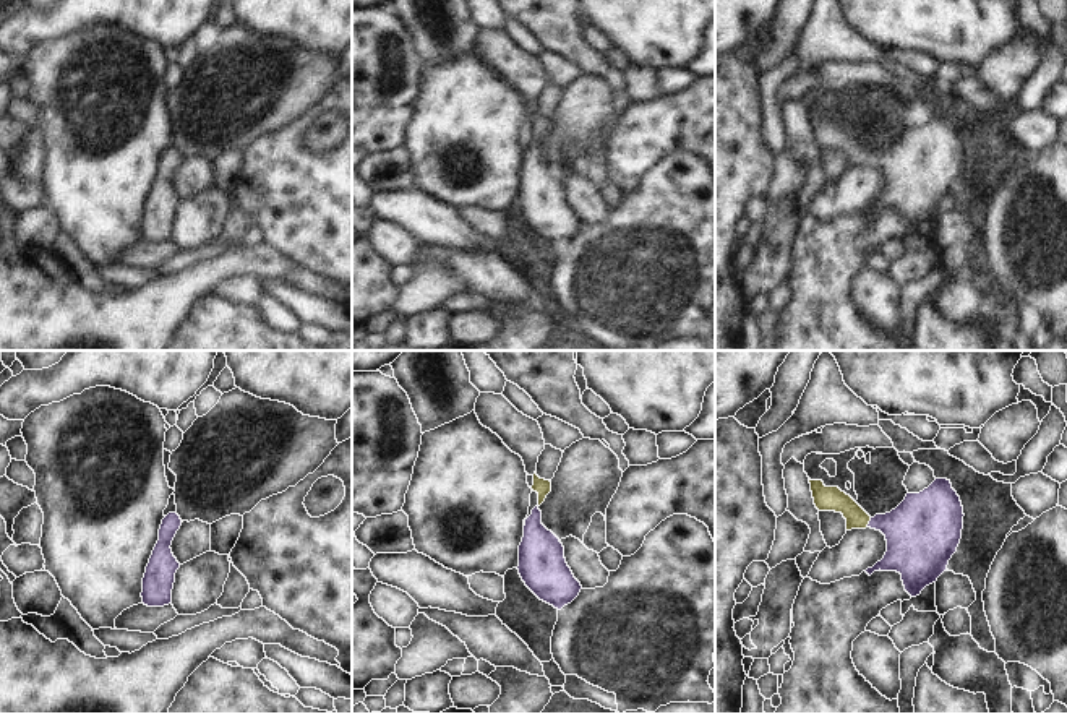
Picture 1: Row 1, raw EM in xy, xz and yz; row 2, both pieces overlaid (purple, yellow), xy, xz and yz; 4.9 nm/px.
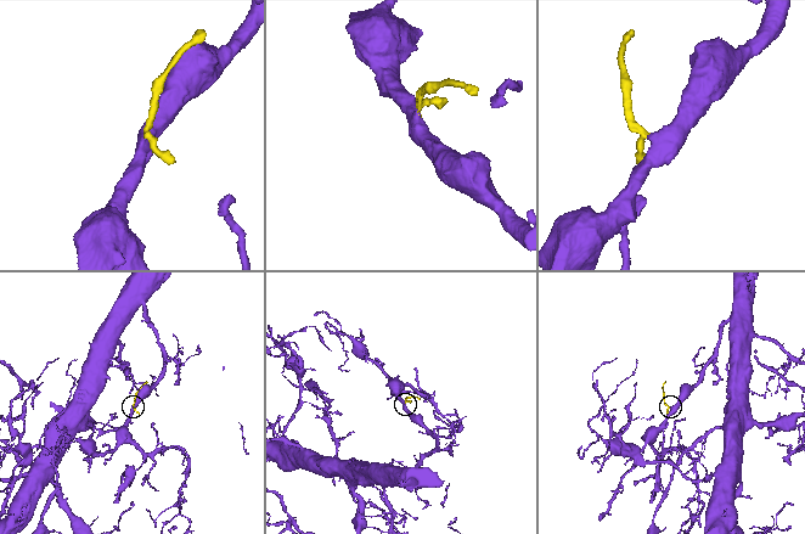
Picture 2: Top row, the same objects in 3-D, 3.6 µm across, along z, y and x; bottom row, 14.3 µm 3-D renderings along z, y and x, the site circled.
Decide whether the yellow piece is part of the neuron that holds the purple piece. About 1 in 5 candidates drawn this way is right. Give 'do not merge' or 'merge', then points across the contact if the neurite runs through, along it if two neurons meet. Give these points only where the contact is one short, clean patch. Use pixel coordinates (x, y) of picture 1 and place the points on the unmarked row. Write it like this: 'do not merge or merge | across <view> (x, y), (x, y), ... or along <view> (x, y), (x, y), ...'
merge | across yz (918, 169), (887, 159), (869, 159), (844, 140), (826, 135)

